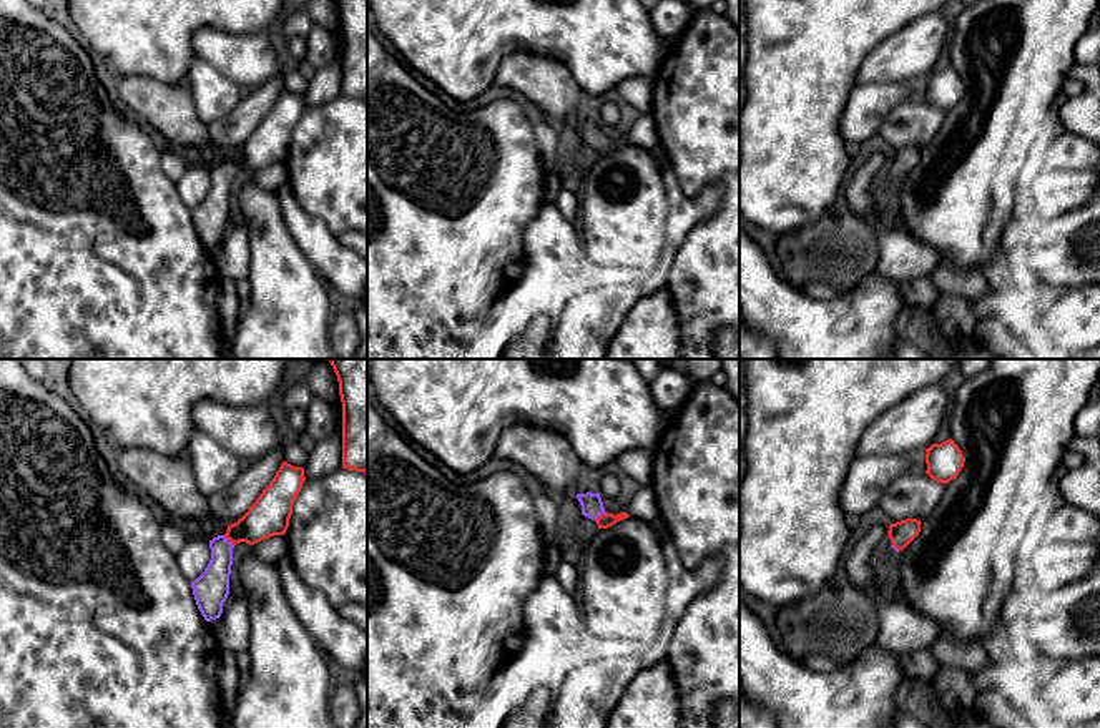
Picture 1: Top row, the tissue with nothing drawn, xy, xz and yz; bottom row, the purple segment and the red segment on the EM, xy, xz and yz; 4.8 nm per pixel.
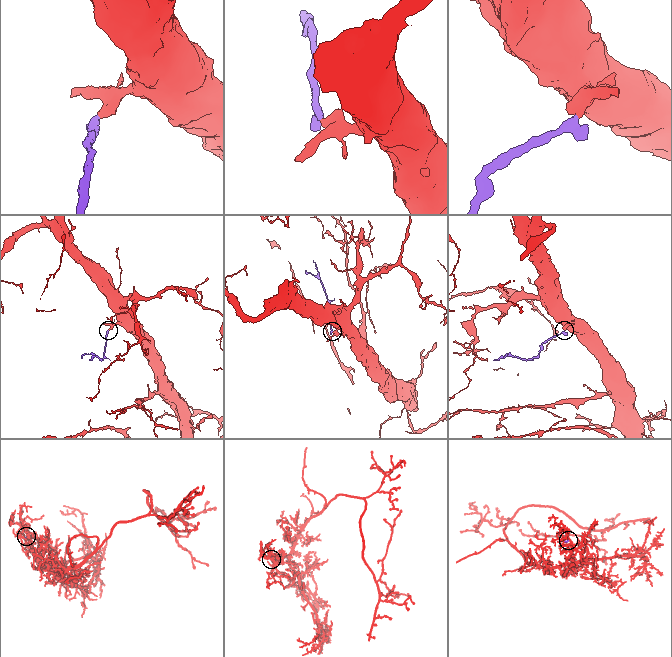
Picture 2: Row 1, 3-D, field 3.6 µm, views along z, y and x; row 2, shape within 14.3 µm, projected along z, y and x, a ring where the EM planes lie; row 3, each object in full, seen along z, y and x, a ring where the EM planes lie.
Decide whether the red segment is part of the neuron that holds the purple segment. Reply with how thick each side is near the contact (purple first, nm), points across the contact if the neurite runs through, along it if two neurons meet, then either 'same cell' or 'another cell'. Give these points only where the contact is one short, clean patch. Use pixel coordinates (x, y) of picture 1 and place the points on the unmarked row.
170/190 nm | across xy (211, 216), (221, 175), (228, 168), (270, 143) | same cell

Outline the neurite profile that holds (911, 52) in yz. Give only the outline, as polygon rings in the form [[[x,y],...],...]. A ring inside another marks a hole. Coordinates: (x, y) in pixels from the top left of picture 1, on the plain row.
[[[940,10],[911,20],[866,55],[854,83],[911,81],[929,76],[949,35],[950,27]]]

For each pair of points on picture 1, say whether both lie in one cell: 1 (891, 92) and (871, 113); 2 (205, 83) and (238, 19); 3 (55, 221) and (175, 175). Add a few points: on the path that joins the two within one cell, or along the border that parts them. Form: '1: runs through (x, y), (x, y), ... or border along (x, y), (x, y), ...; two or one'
1: runs through (886, 97), (874, 108); one
2: border along (196, 57), (190, 65), (185, 82); two
3: border along (158, 153), (163, 173), (175, 185); two

